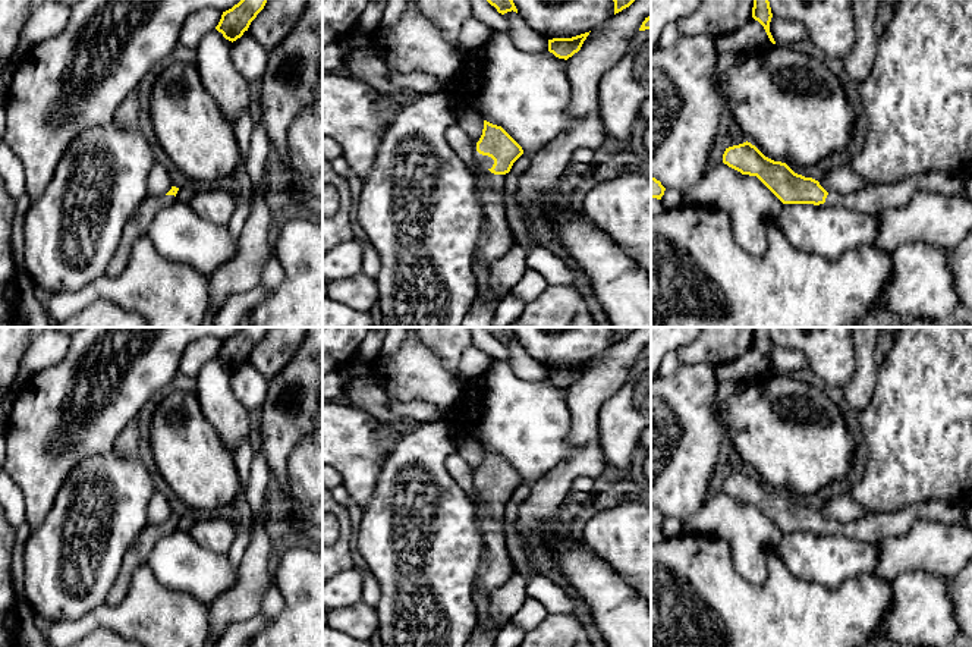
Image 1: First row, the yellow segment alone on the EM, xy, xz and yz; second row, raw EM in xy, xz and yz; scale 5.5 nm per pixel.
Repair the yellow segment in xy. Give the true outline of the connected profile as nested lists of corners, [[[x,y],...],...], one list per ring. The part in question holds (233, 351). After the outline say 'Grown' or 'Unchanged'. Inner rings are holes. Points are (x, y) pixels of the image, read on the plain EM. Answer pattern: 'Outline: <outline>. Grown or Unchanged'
Outline: [[[242,327],[232,337],[223,340],[216,358],[229,370],[236,370],[248,359],[251,351],[264,337],[268,327]]]. Unchanged

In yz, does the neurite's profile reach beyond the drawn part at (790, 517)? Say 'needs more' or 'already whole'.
needs more

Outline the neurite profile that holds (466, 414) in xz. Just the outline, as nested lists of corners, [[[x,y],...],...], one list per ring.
[[[463,384],[463,393],[454,405],[453,412],[443,417],[444,423],[452,428],[453,436],[466,431],[475,431],[484,411],[485,387],[476,384]]]

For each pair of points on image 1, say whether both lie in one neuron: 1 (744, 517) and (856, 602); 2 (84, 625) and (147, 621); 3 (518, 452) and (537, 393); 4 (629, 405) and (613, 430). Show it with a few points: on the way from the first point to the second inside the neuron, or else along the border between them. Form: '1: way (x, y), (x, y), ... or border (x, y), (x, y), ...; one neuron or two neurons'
1: border (777, 550), (767, 555), (767, 580), (764, 583); two neurons
2: way (100, 619), (131, 619); one neuron
3: way (529, 437), (529, 421), (537, 408); one neuron
4: way (629, 411), (619, 424); one neuron

